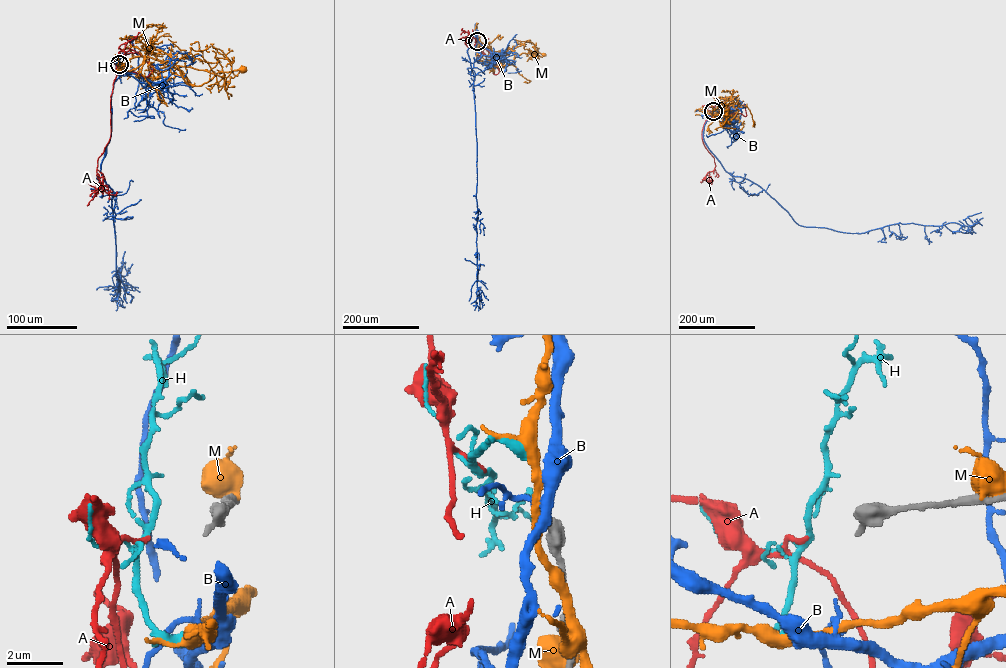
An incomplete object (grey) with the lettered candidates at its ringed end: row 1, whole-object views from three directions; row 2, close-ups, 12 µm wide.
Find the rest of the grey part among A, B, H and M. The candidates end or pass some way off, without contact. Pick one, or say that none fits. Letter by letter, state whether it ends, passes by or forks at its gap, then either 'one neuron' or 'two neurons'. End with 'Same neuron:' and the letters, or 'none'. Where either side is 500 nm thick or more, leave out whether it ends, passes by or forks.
A: it ends | one neuron
B: it passes by | two neurons
H: it passes by | two neurons
M: it passes by | two neurons
Same neuron: A

